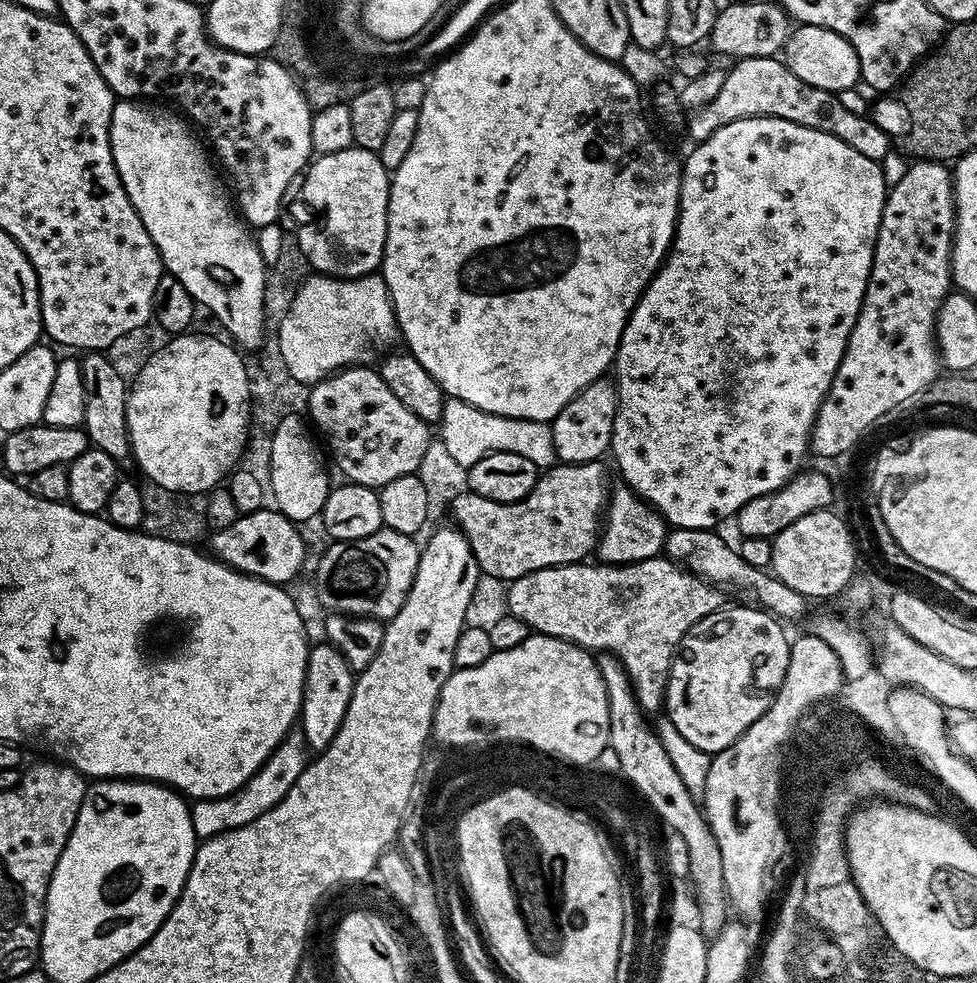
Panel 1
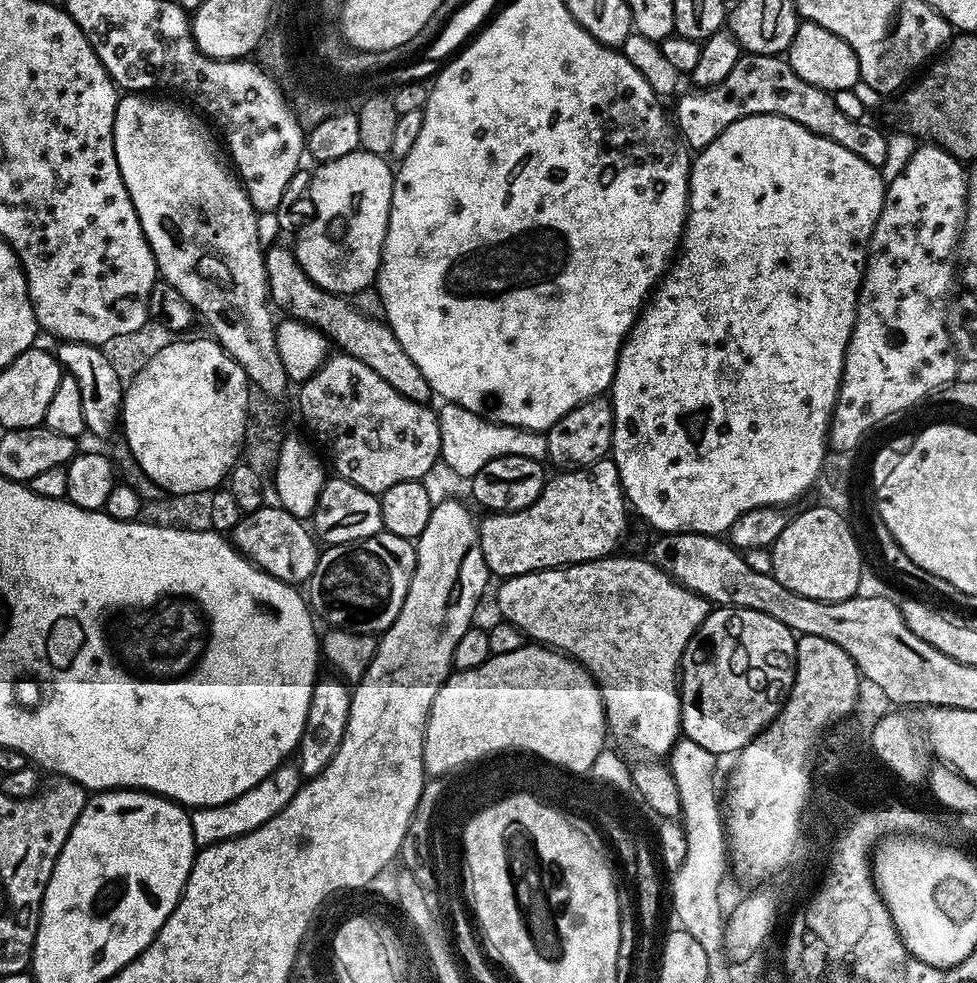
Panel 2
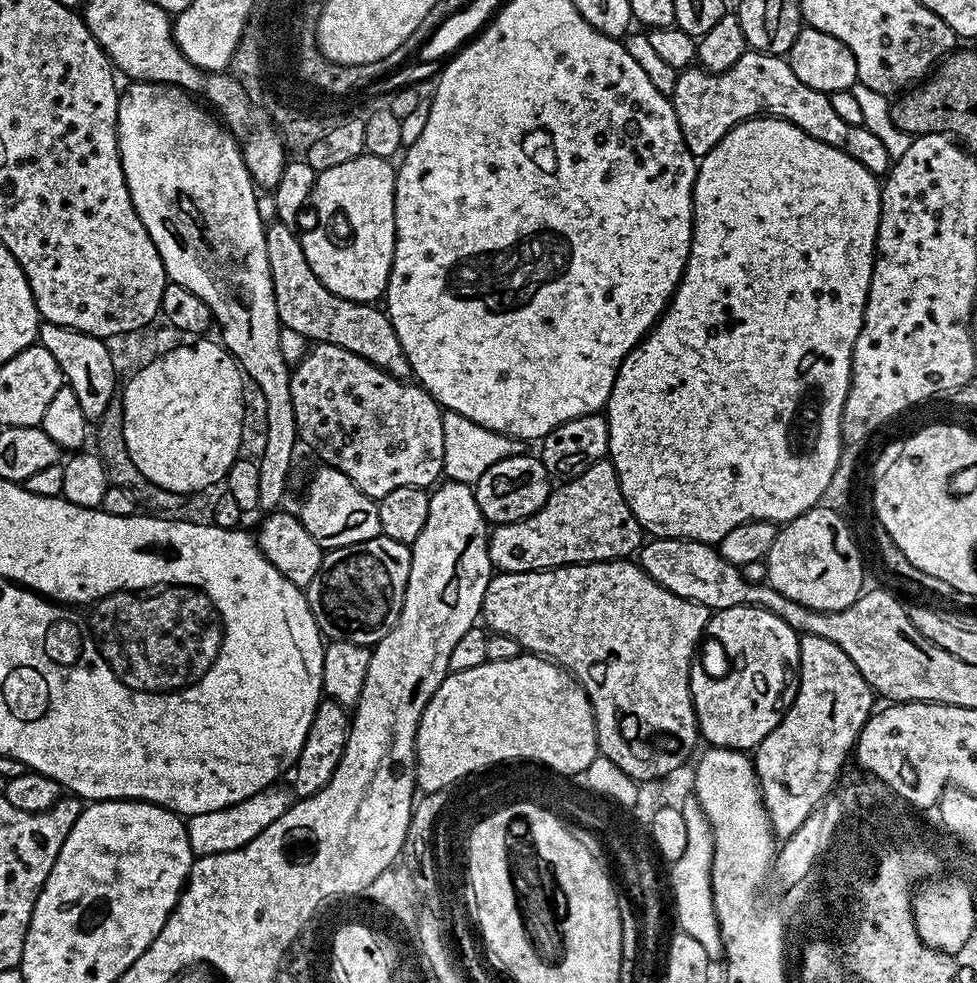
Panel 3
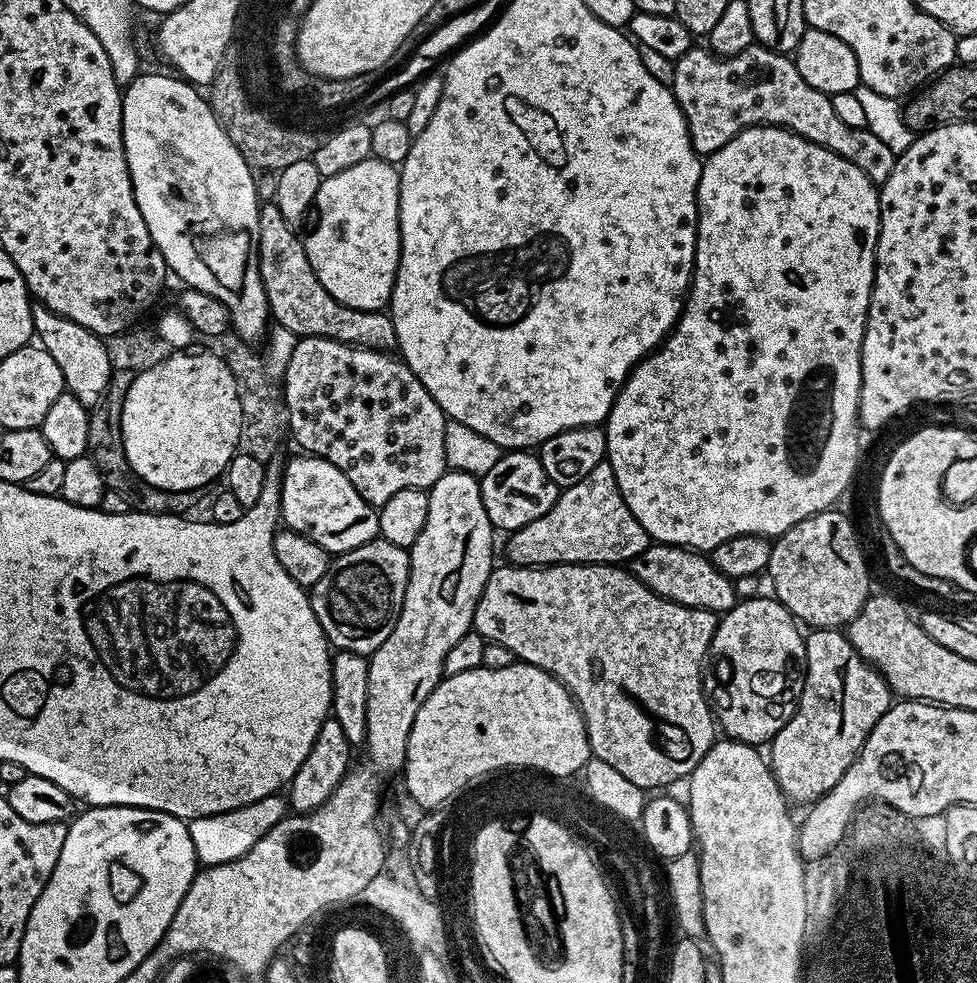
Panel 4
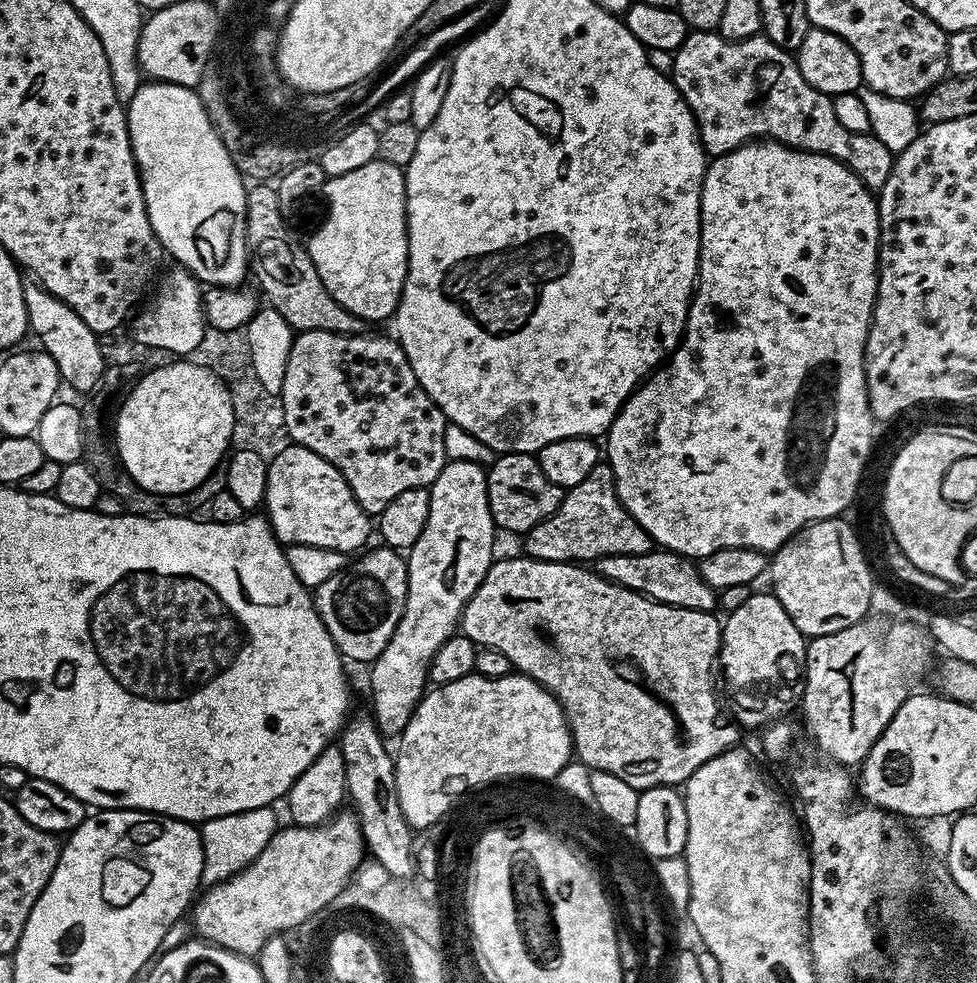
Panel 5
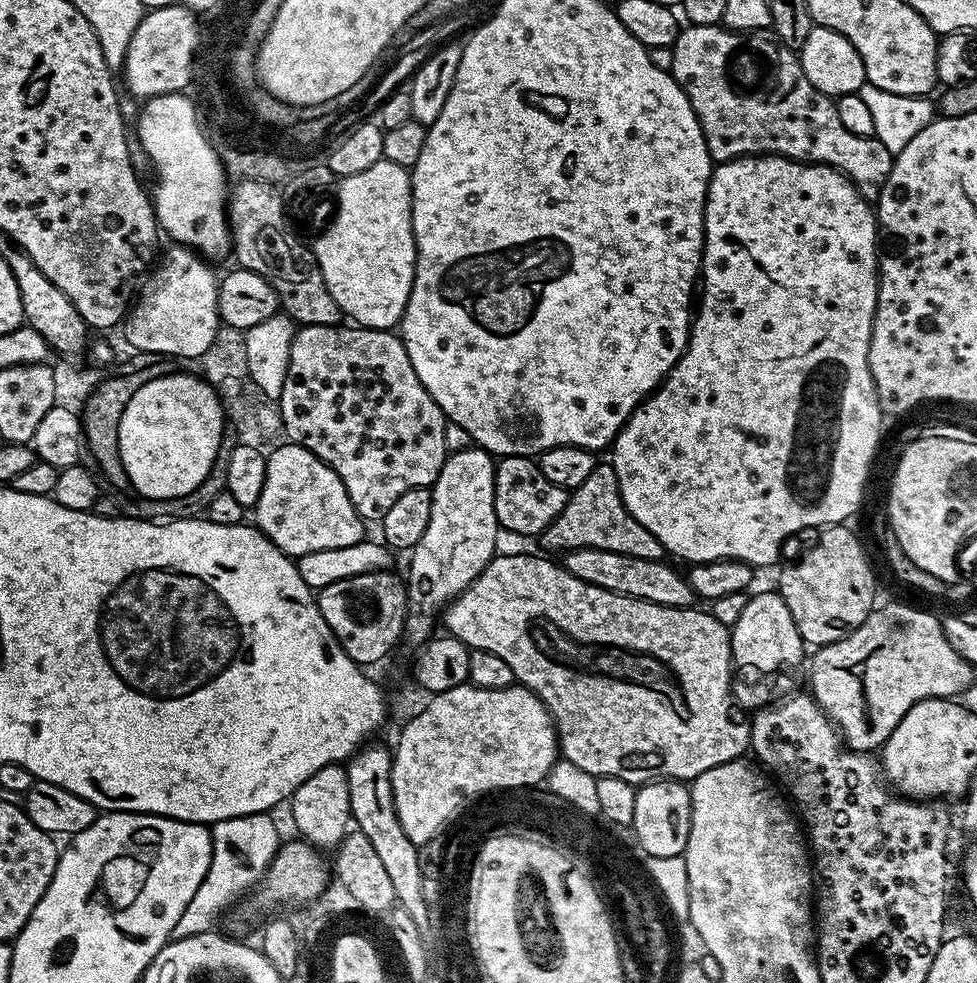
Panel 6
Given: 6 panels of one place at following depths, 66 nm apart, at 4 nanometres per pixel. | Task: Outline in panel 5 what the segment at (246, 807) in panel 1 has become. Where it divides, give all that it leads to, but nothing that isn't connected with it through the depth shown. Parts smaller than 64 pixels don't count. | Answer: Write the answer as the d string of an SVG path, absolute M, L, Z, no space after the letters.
M271 807L255 808L238 814L226 814L218 818L210 818L199 825L203 850L203 878L205 887L212 887L243 870L246 865L266 850L266 842L278 830L276 816Z

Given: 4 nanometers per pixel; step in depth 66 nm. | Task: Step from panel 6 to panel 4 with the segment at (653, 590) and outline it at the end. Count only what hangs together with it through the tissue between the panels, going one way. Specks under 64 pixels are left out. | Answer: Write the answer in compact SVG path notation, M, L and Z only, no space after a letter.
M649 543L648 548L638 554L638 558L630 561L630 571L650 590L654 590L654 594L687 608L701 608L713 614L723 614L738 602L733 581L719 572L705 553L691 548L680 548L677 544Z

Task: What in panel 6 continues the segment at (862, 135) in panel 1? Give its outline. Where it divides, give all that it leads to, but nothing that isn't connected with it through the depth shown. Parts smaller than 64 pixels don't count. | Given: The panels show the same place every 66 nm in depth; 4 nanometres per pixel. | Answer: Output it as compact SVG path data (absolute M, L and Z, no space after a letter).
M688 24L679 29L671 50L672 76L686 98L690 98L690 106L702 126L713 161L737 160L739 156L784 156L799 164L825 164L837 168L864 195L865 200L879 201L886 178L890 178L893 154L886 150L877 136L850 134L850 130L842 126L836 100L818 91L806 78L799 55L793 49L784 47L768 34L734 32L720 24Z

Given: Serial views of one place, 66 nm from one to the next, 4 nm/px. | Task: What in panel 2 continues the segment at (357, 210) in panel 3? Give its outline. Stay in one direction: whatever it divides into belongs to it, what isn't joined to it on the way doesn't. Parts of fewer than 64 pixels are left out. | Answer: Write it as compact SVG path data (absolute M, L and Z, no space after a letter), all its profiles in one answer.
M361 150L354 154L346 154L343 158L334 158L334 162L321 164L311 173L306 196L308 200L312 199L316 217L295 233L294 251L304 273L319 288L337 294L353 294L352 292L364 292L371 284L373 287L377 283L390 218L390 198L394 179L393 165L388 165L388 162L385 157Z

